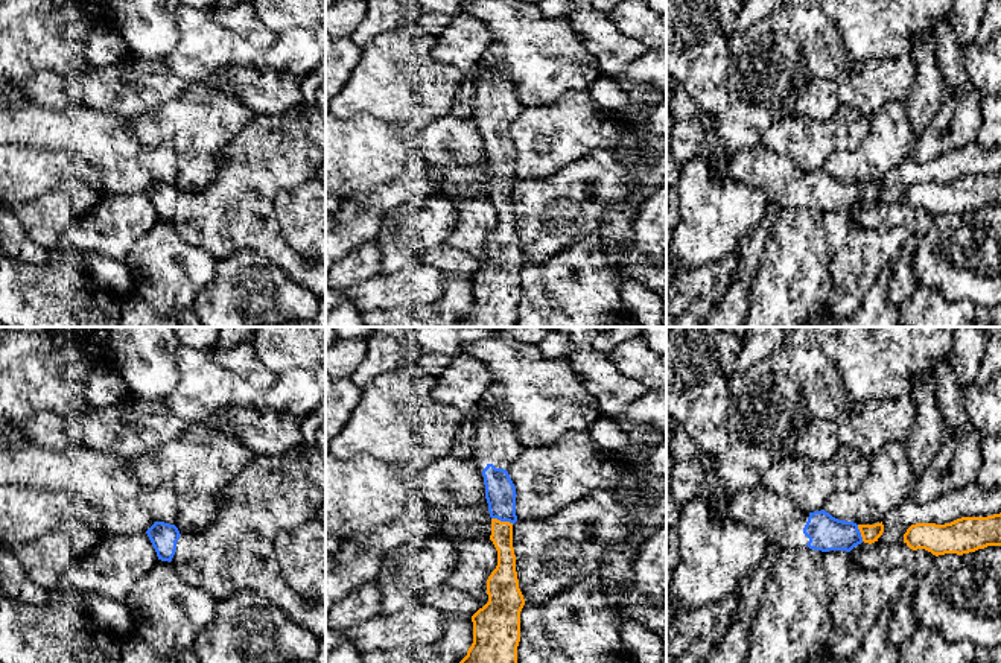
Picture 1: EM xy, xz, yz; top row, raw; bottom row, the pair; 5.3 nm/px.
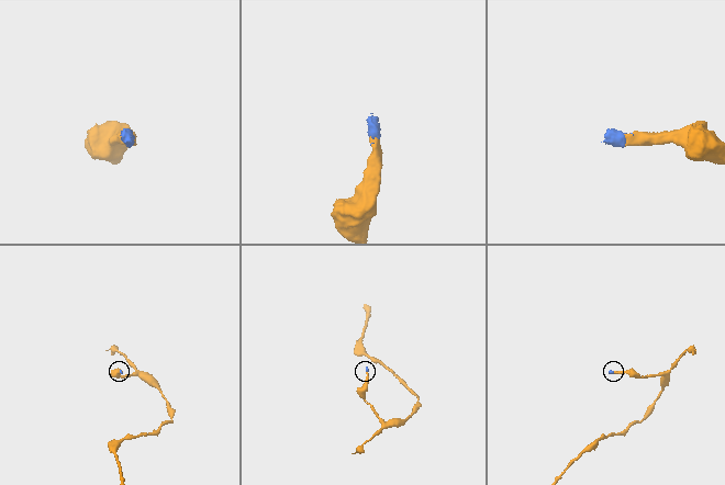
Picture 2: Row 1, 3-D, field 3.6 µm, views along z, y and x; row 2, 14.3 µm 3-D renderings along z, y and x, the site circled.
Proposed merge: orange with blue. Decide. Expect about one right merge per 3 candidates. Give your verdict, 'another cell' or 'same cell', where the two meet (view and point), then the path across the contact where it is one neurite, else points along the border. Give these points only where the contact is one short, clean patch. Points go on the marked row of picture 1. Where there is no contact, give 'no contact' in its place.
same cell; contact xz (502, 522); way xz (501, 536), (502, 522), (501, 494)

